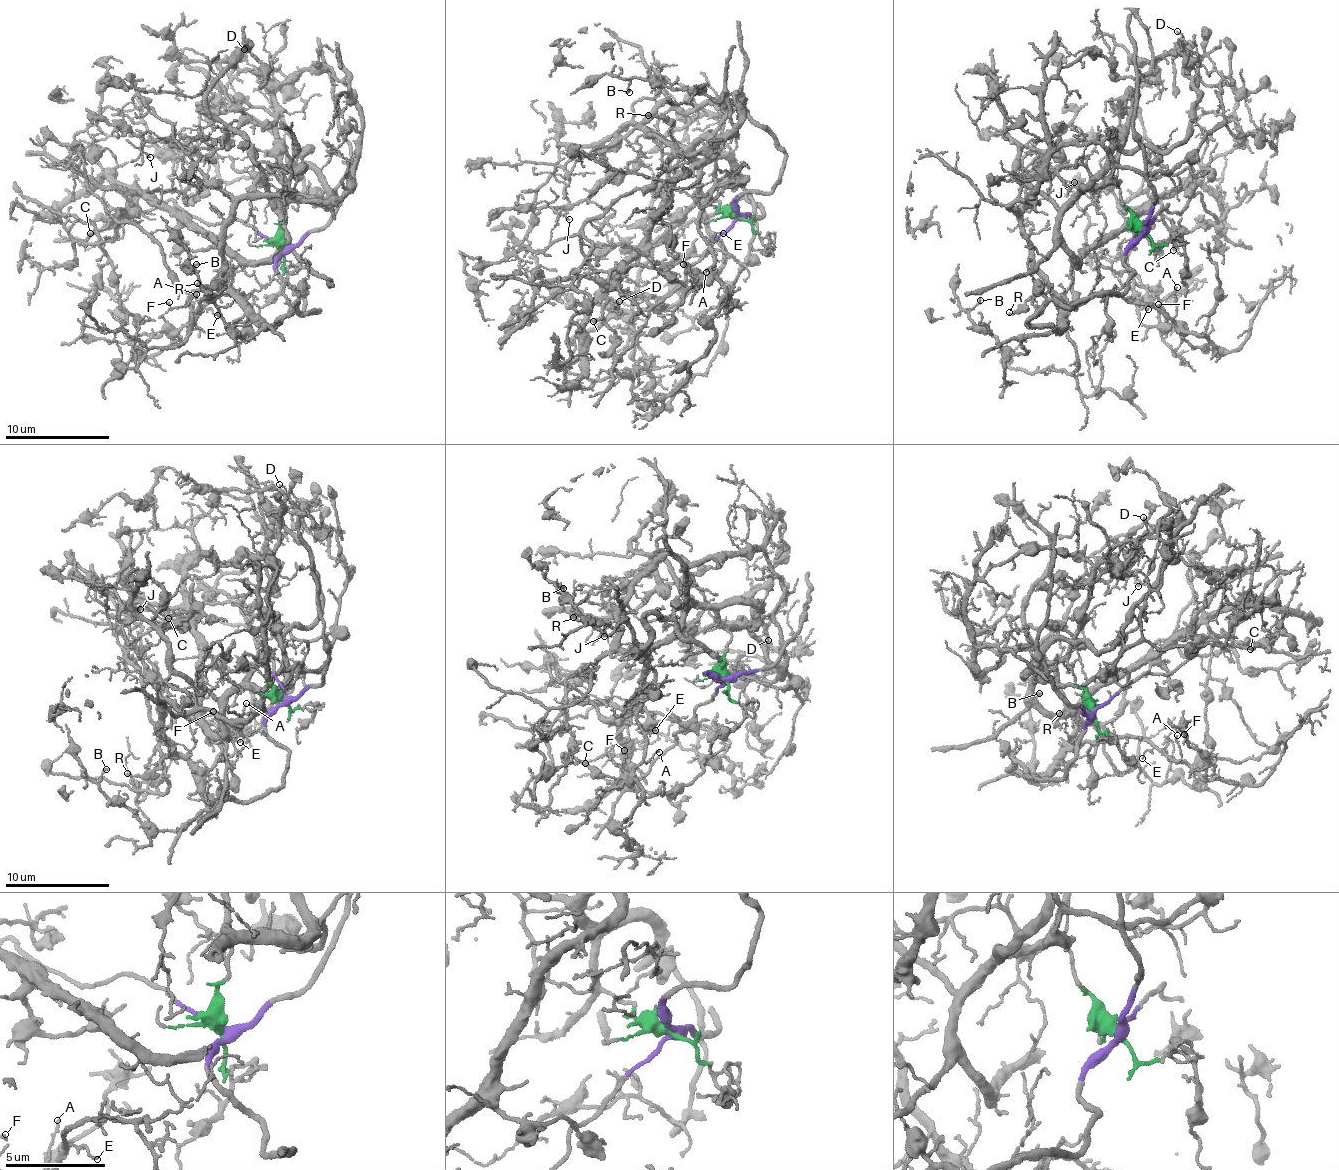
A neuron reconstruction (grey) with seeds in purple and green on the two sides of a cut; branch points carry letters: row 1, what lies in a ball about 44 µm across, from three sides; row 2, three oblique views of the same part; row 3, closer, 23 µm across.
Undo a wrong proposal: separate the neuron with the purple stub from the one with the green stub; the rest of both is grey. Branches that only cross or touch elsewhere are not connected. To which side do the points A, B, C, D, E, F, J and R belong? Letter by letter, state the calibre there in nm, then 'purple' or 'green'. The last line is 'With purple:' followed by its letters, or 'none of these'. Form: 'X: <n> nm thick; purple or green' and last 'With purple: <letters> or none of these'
A: 90 nm thick; purple
B: 150 nm thick; purple
C: 120 nm thick; green
D: 110 nm thick; green
E: 100 nm thick; purple
F: 120 nm thick; purple
J: 110 nm thick; green
R: 100 nm thick; purple
With purple: A, B, E, F, R

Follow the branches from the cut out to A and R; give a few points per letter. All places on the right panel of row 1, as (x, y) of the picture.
A: (1143, 229), (1124, 259), (1123, 293), (1049, 303), (1031, 324), (1056, 326), (1114, 293), (1170, 318), (1176, 286)
R: (1143, 229), (1124, 259), (1123, 293), (1030, 317), (1057, 327), (1063, 300), (1044, 285), (1008, 312)

